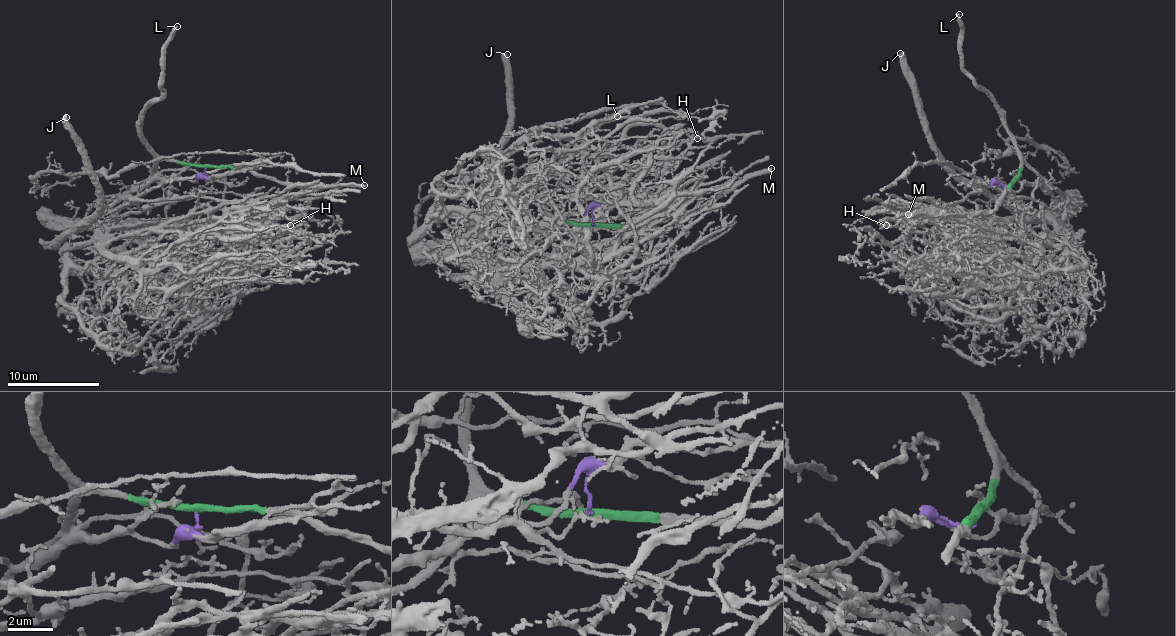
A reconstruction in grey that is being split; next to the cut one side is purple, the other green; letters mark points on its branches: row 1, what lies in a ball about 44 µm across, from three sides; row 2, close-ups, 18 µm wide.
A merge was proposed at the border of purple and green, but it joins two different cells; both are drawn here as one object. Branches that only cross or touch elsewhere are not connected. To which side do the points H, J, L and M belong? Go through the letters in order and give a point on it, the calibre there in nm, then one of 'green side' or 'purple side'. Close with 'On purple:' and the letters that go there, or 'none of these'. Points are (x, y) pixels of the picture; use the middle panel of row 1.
H: (697, 138) | 200 nm | purple side
J: (507, 54) | 500 nm | purple side
L: (617, 116) | 360 nm | green side
M: (771, 168) | 340 nm | green side
On purple: H, J

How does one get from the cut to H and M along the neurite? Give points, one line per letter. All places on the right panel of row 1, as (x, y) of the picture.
H: (1015, 183), (998, 185), (1027, 215), (985, 217), (966, 246), (938, 223), (887, 218), (879, 224), (887, 226)
M: (1015, 180), (991, 210), (969, 217), (907, 213)

